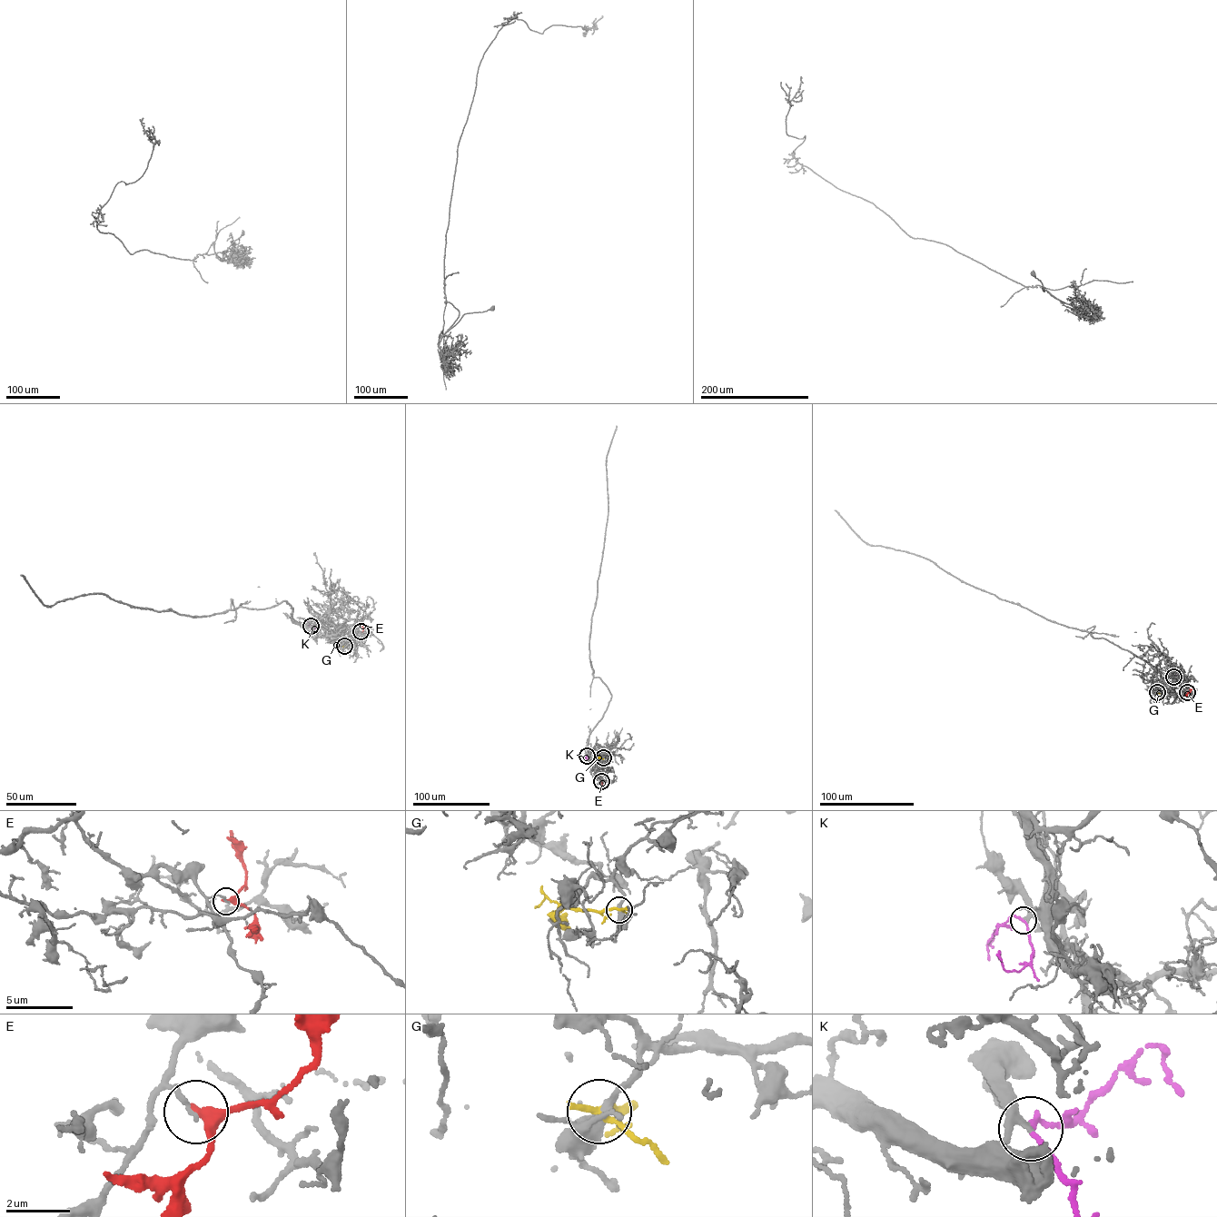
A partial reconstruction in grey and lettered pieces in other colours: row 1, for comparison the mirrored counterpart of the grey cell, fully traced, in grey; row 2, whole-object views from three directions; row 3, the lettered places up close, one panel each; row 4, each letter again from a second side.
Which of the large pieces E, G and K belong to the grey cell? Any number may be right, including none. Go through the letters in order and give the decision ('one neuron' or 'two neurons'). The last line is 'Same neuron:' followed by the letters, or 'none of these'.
E: two neurons
G: two neurons
K: one neuron
Same neuron: K

